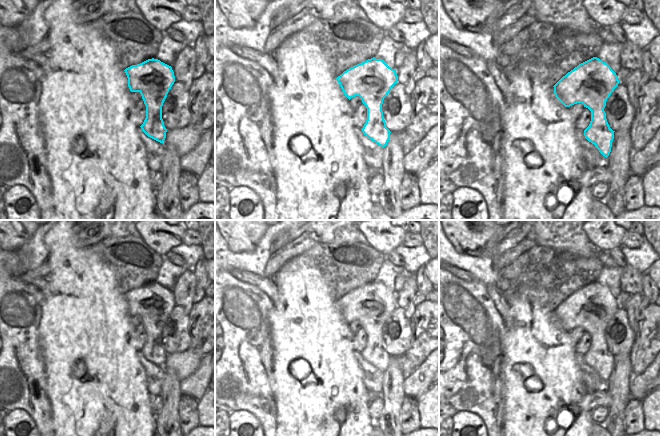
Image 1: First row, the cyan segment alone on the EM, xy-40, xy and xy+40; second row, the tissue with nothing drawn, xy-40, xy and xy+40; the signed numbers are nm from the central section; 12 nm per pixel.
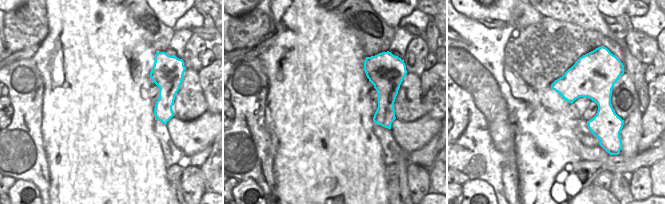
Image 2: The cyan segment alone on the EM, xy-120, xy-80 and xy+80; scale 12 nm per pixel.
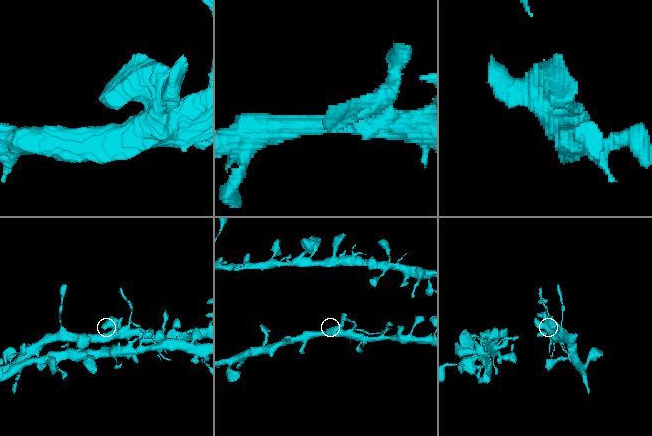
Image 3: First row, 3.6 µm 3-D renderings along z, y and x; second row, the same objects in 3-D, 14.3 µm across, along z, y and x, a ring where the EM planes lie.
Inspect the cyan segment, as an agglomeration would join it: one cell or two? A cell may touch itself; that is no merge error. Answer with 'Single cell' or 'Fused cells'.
Single cell

